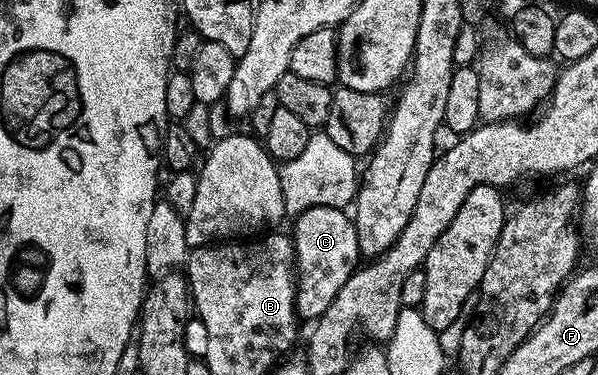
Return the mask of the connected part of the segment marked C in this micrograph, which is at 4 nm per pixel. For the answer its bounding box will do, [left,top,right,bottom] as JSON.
[289,207,361,321]

